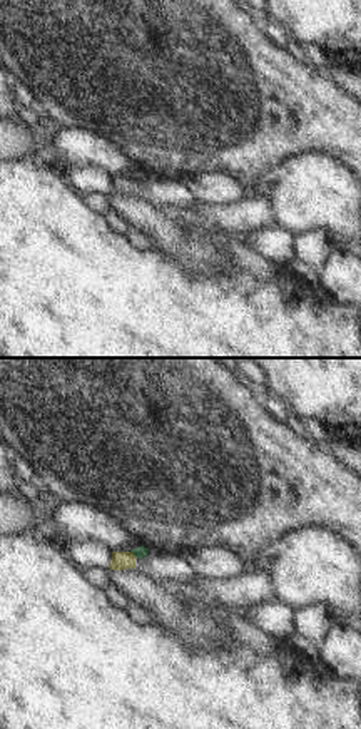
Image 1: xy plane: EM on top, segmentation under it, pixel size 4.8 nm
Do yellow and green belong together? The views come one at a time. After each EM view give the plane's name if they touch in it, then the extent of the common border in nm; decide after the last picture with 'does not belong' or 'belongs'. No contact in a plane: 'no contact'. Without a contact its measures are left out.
contact in xy; length 50 nm

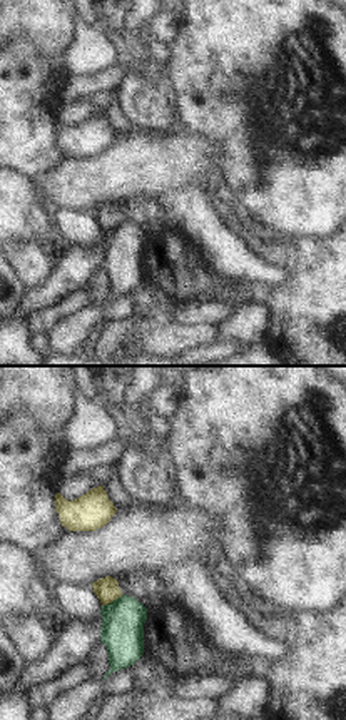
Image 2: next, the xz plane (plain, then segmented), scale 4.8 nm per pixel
contact in xz; length 120 nm

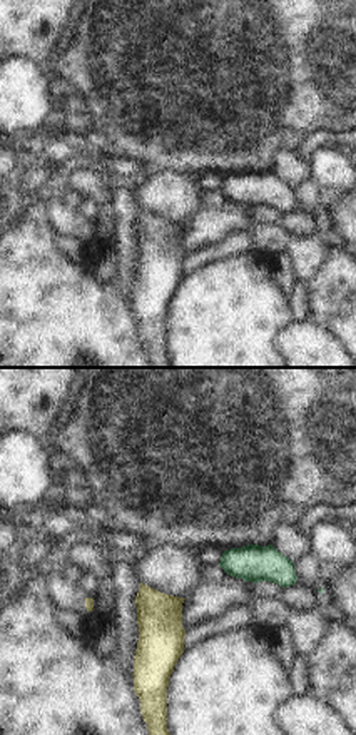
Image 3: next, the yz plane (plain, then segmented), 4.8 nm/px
no contact

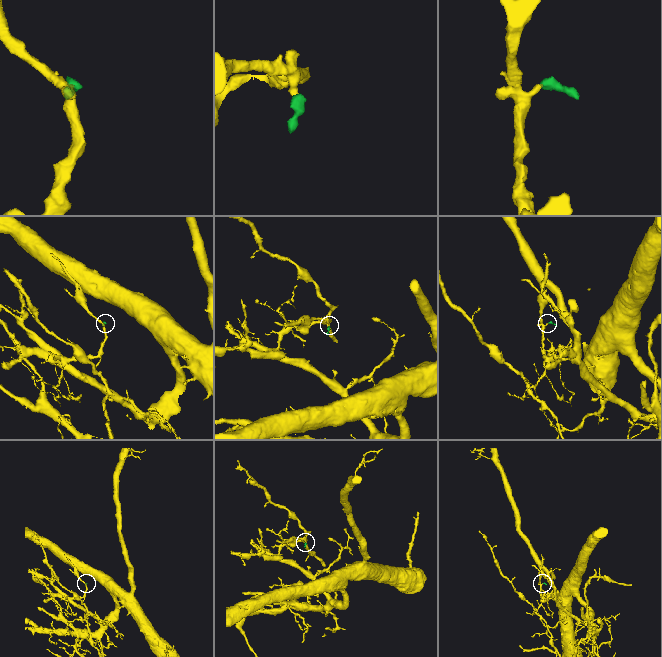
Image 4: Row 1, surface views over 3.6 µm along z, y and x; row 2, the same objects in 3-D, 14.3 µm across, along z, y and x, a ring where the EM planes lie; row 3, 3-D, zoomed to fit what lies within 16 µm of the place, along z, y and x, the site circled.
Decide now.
does not belong

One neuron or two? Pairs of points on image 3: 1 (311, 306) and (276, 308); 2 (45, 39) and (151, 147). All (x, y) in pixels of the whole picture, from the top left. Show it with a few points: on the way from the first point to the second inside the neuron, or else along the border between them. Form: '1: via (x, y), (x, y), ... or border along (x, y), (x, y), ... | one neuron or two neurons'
1: border along (296, 299), (301, 313) | two neurons
2: border along (74, 17), (50, 62) | two neurons

